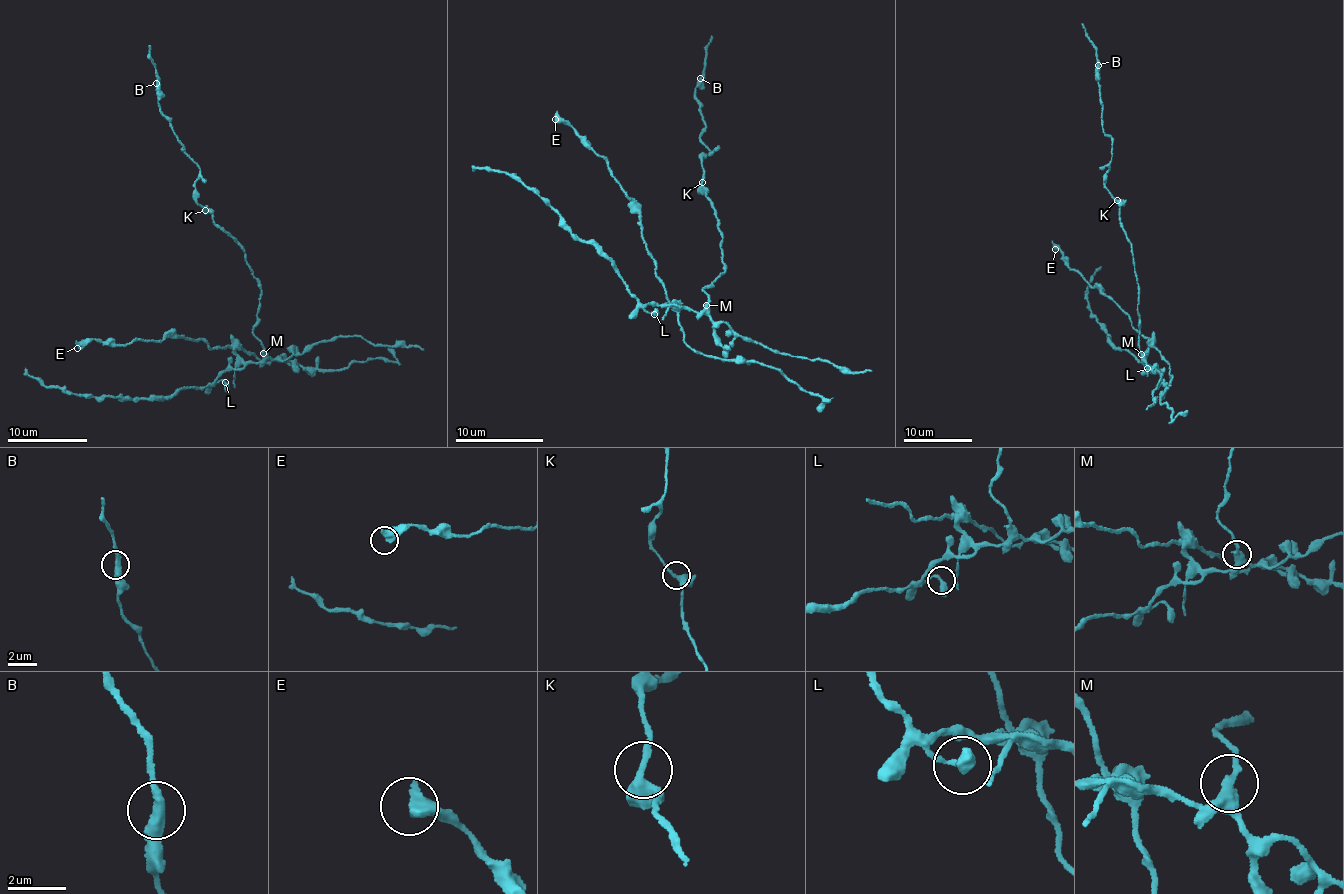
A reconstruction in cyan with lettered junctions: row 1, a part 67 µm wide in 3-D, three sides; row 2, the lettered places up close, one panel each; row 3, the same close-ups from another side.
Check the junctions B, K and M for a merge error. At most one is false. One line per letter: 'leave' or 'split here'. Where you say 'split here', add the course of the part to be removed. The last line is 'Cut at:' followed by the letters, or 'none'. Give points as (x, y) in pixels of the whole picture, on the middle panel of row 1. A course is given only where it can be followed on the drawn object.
B: leave
K: leave
M: split here; course (707, 305), (699, 311), (639, 302), (613, 263), (591, 243), (576, 240), (536, 193), (513, 177), (473, 170)
Cut at: M

